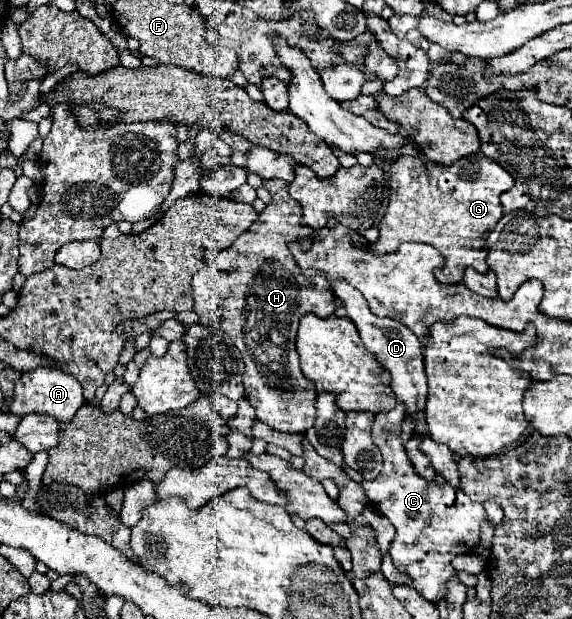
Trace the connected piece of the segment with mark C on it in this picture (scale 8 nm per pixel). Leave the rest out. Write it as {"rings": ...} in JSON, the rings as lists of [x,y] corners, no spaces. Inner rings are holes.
{"rings":[[[401,403],[391,411],[375,415],[371,435],[373,435],[373,443],[381,449],[383,471],[379,473],[377,479],[363,481],[361,484],[365,487],[365,495],[373,503],[373,507],[377,507],[377,511],[381,511],[395,527],[395,539],[391,541],[391,549],[389,549],[389,555],[391,555],[393,563],[399,567],[399,571],[411,575],[411,579],[413,579],[411,585],[419,591],[419,595],[423,599],[427,599],[431,603],[437,603],[447,593],[449,577],[457,575],[457,571],[451,567],[451,561],[453,561],[455,555],[471,553],[477,547],[481,525],[487,521],[487,513],[485,513],[485,507],[481,503],[471,501],[461,489],[453,489],[447,483],[439,485],[437,481],[425,481],[413,471],[413,465],[407,459],[405,449],[403,449],[401,439],[399,439],[403,417],[405,417],[405,407]]]}

